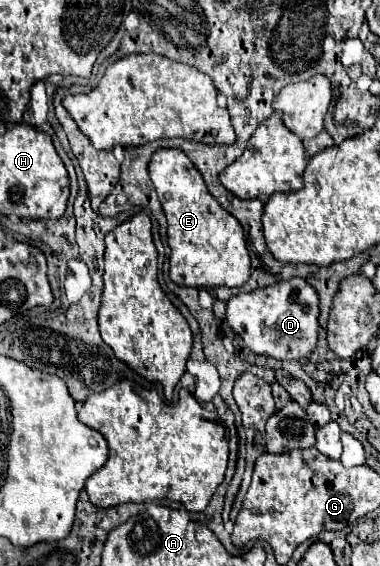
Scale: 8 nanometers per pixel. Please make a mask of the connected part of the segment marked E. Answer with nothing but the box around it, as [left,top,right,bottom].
[148,148,250,288]

